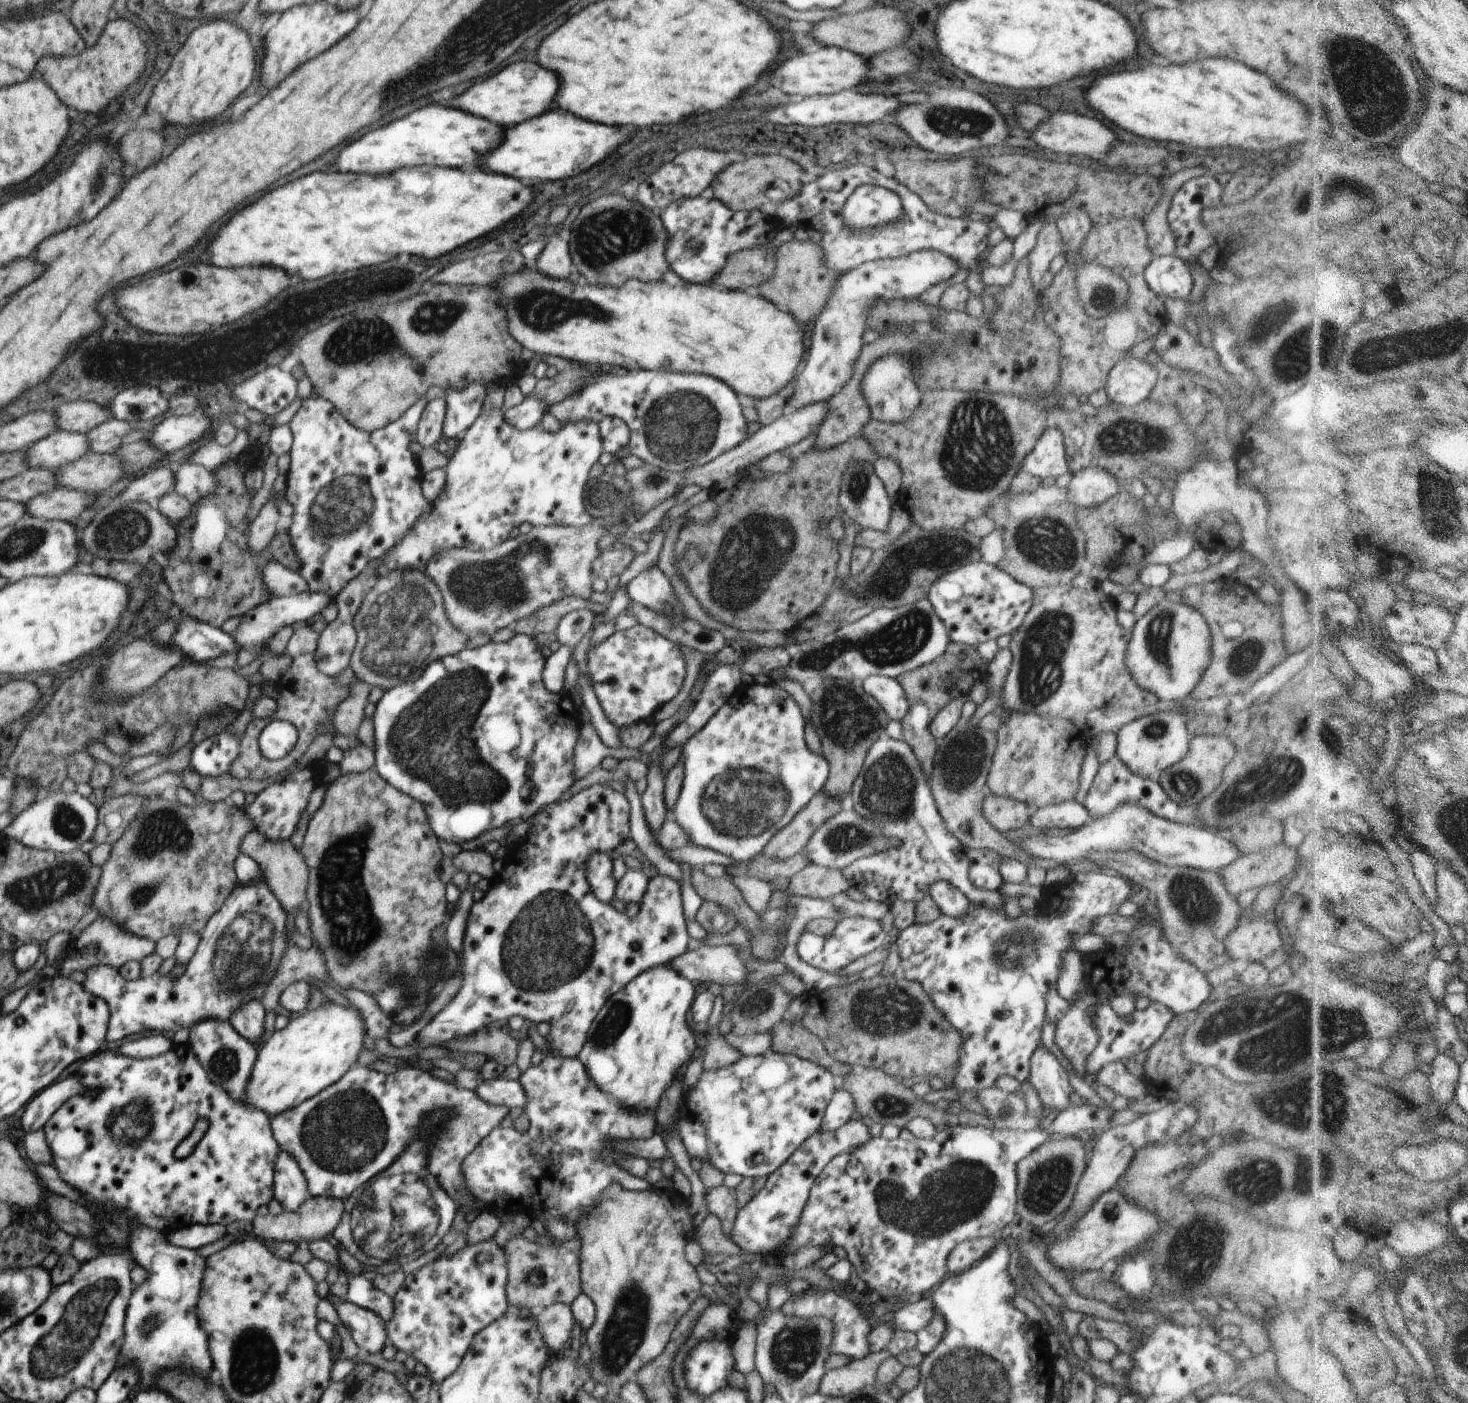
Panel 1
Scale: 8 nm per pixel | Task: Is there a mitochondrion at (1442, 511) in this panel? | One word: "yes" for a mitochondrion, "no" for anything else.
yes

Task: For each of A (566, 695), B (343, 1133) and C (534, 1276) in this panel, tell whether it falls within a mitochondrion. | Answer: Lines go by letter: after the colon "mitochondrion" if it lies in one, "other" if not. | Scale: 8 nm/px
A: other
B: mitochondrion
C: mitochondrion

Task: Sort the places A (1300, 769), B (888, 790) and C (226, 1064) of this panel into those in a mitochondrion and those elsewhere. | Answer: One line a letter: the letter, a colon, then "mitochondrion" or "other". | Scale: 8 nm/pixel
A: mitochondrion
B: mitochondrion
C: mitochondrion

